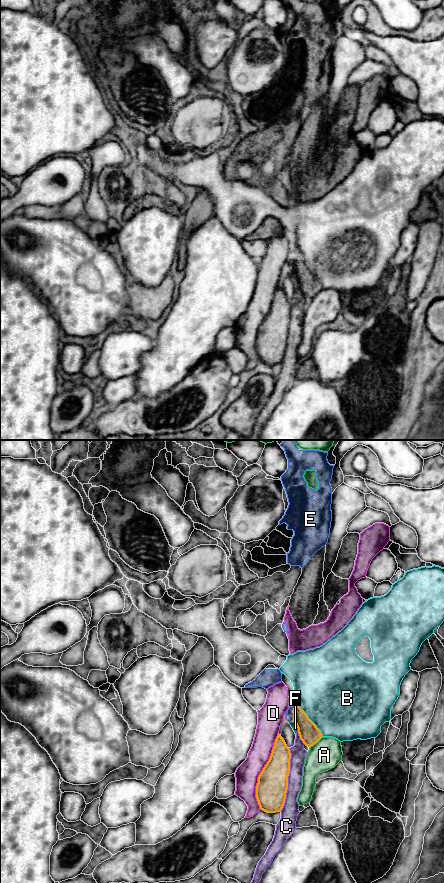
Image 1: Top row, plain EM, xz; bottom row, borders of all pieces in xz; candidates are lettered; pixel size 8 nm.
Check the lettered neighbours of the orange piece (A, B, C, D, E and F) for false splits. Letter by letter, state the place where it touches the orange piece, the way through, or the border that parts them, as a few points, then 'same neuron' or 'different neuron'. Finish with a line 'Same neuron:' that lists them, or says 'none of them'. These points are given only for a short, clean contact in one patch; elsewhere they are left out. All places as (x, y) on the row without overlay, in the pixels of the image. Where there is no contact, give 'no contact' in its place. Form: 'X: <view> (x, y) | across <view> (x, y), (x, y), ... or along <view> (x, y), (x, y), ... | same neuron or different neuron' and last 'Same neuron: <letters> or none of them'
A: xz (315, 294) | different neuron
B: xz (310, 272) | different neuron
C: xz (287, 332) | different neuron
D: xz (261, 324) | different neuron
E: xz (292, 264) | along xz (295, 257), (292, 262), (291, 273) | different neuron
F: xz (297, 279) | along xz (292, 273), (298, 284) | different neuron
Same neuron: none of them

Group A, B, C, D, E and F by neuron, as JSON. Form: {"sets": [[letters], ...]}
{"sets": [["A"], ["B"], ["C", "E", "F"], ["D"]]}

